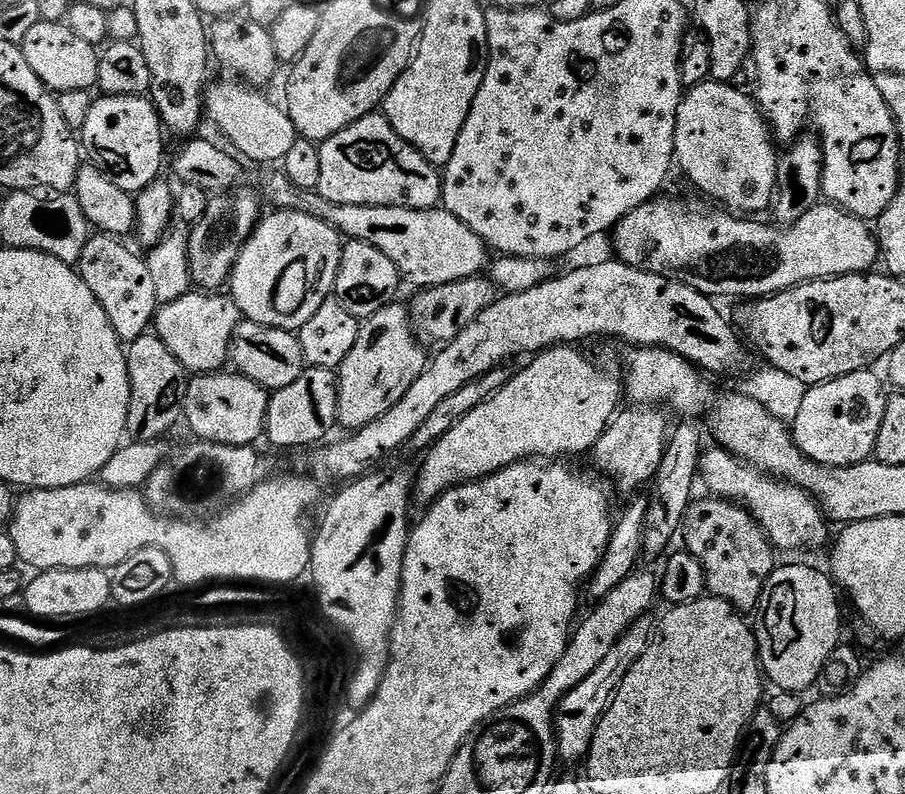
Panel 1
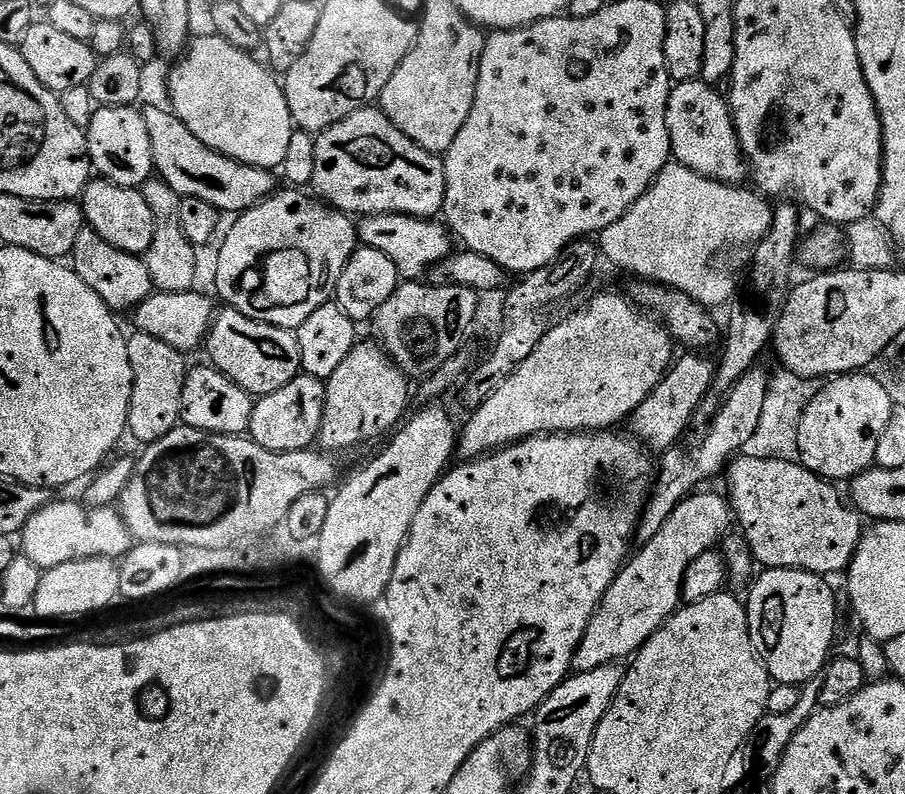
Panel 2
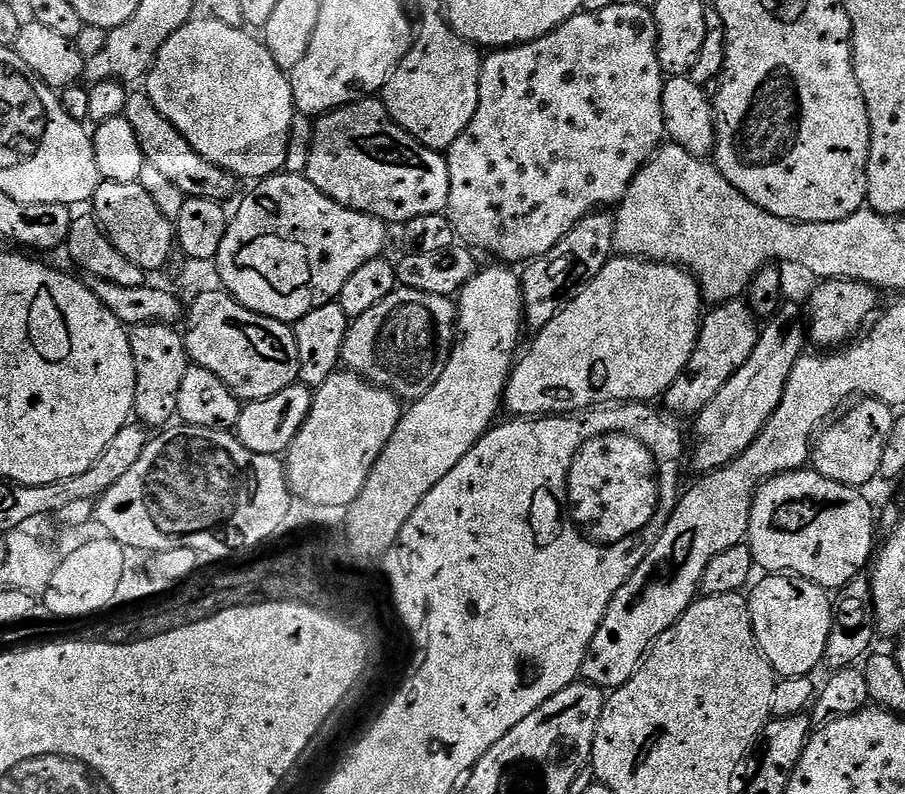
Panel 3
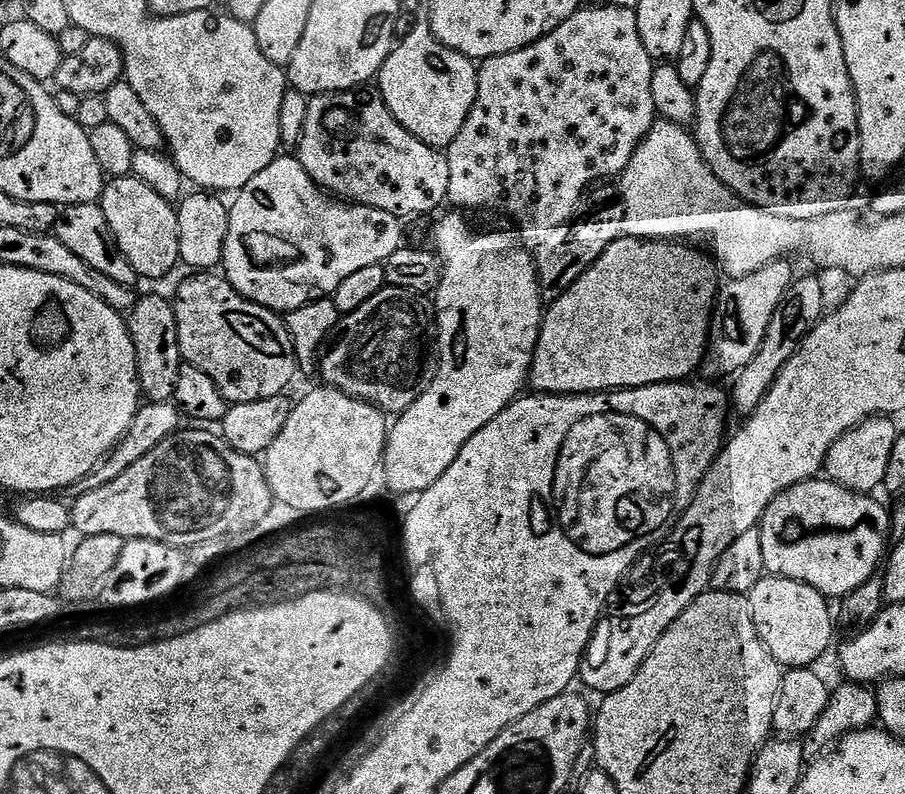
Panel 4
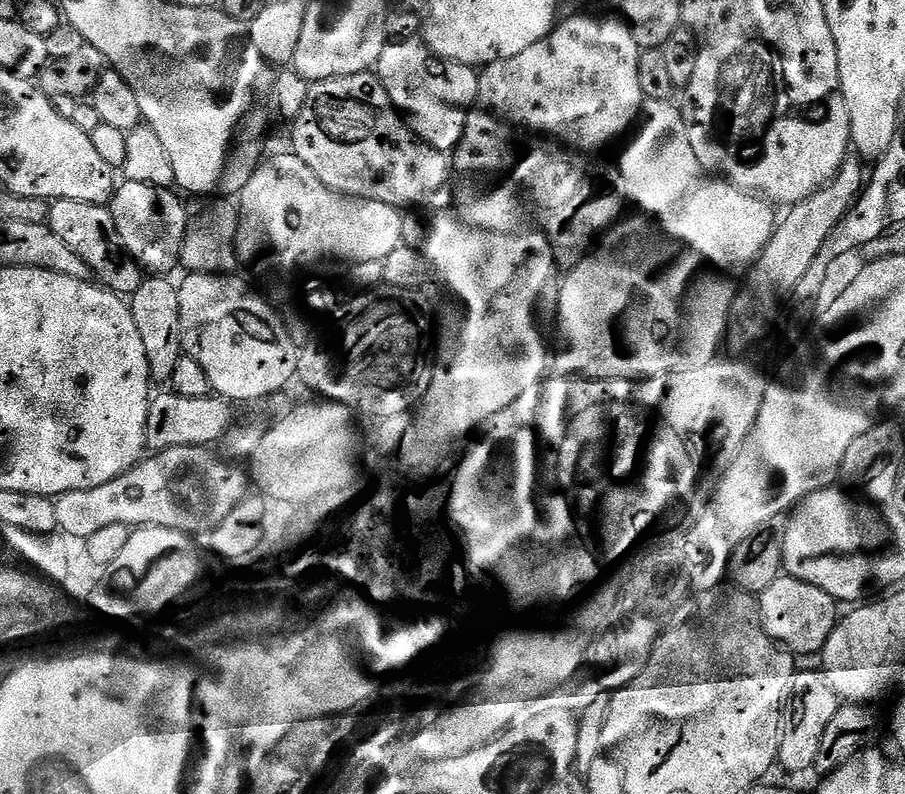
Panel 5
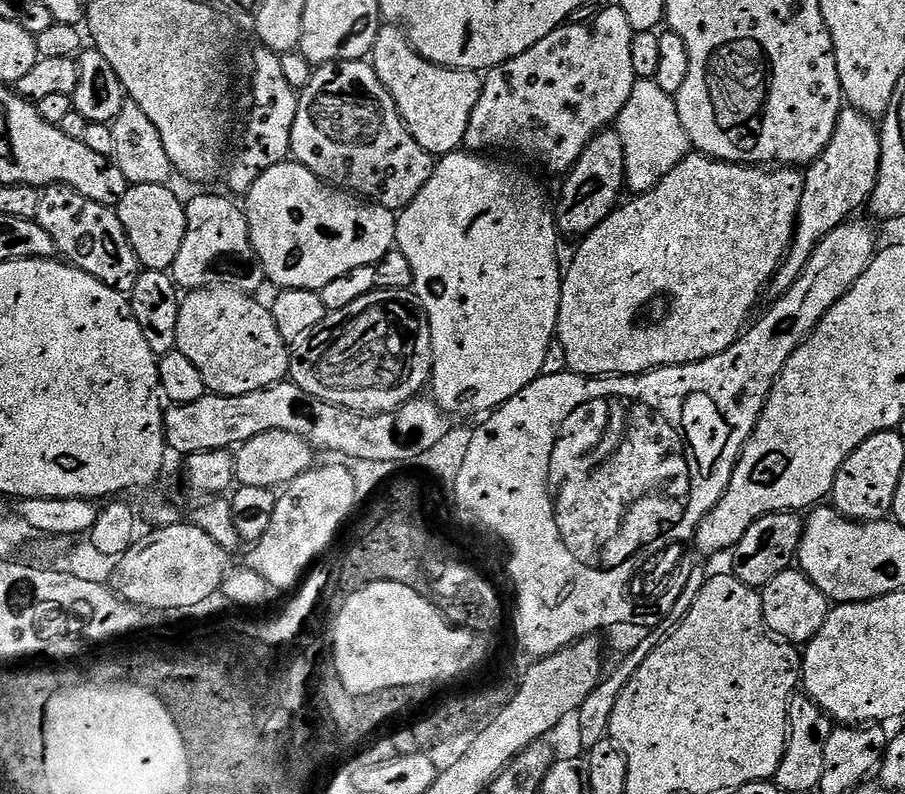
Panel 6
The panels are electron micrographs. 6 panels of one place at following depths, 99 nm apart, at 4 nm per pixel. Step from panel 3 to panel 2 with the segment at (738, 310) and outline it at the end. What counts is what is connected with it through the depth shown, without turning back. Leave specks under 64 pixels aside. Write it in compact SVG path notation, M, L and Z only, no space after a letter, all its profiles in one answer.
M684 354L684 356L675 361L669 367L668 371L665 372L663 380L660 381L649 396L644 399L639 406L636 407L636 411L632 413L630 417L630 429L631 435L635 439L639 440L641 444L647 446L649 449L667 450L677 443L676 440L684 431L687 430L688 426L692 426L694 417L698 406L706 398L706 394L712 388L712 379L716 377L716 364L713 361L708 361L704 354Z

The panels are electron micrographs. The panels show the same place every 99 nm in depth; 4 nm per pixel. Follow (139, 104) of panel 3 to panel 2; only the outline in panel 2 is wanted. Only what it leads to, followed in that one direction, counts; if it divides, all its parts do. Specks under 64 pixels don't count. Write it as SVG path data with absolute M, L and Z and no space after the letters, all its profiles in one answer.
M164 108L143 109L146 131L150 134L152 162L159 179L169 184L182 198L202 198L202 202L210 202L210 206L214 206L221 214L239 214L267 200L277 191L277 173L273 169L250 166L223 156L198 139L176 117L175 112Z

